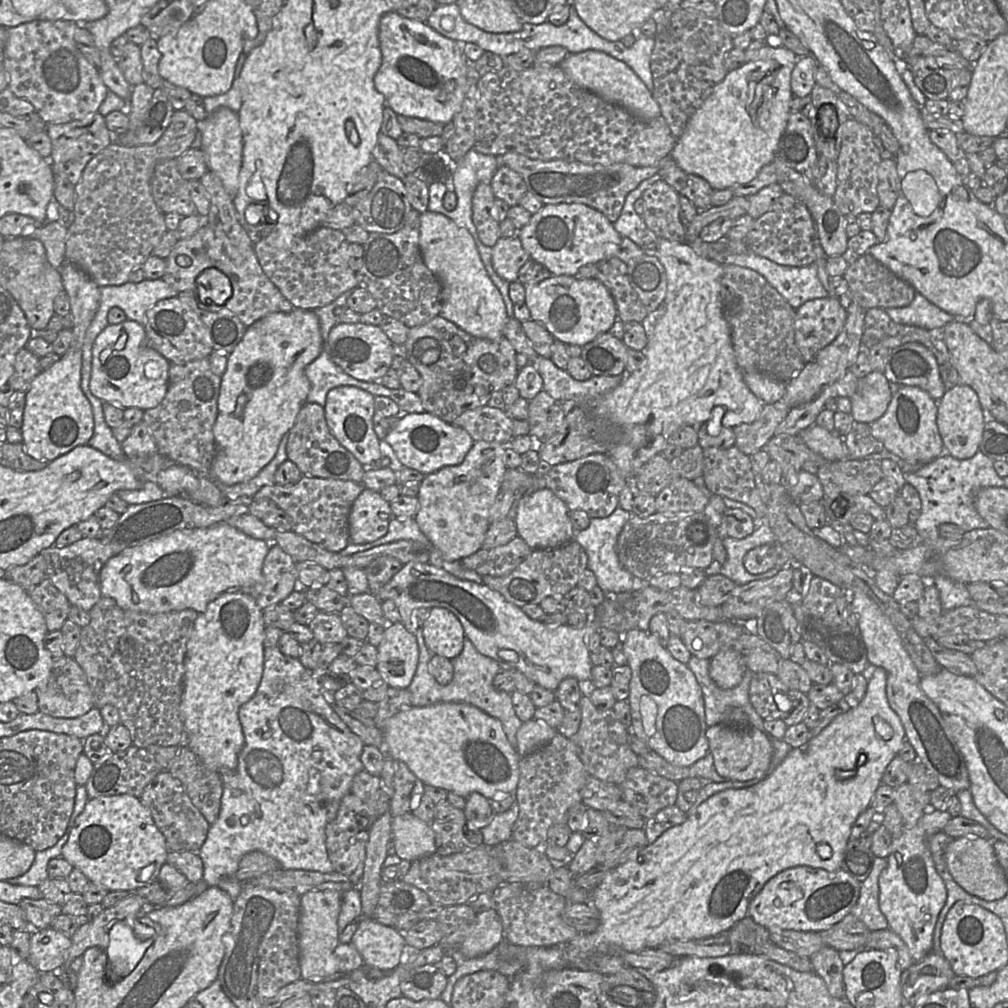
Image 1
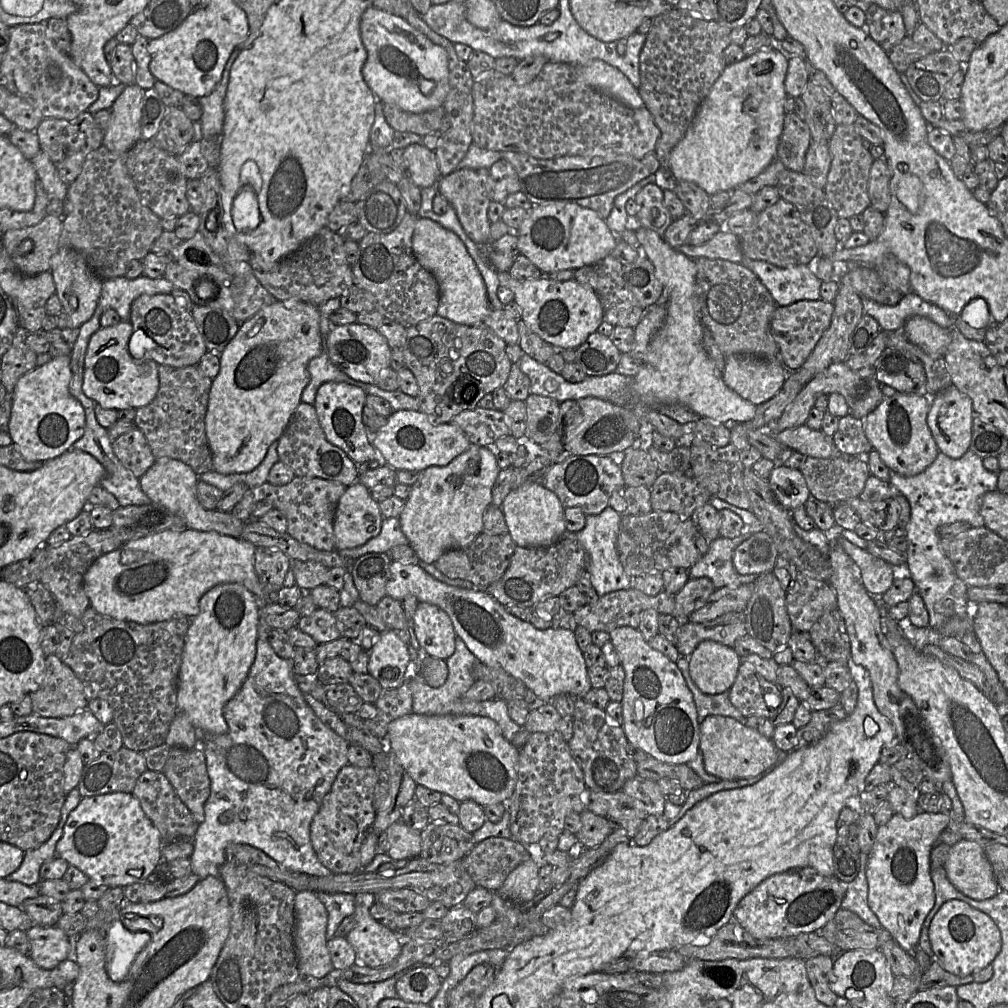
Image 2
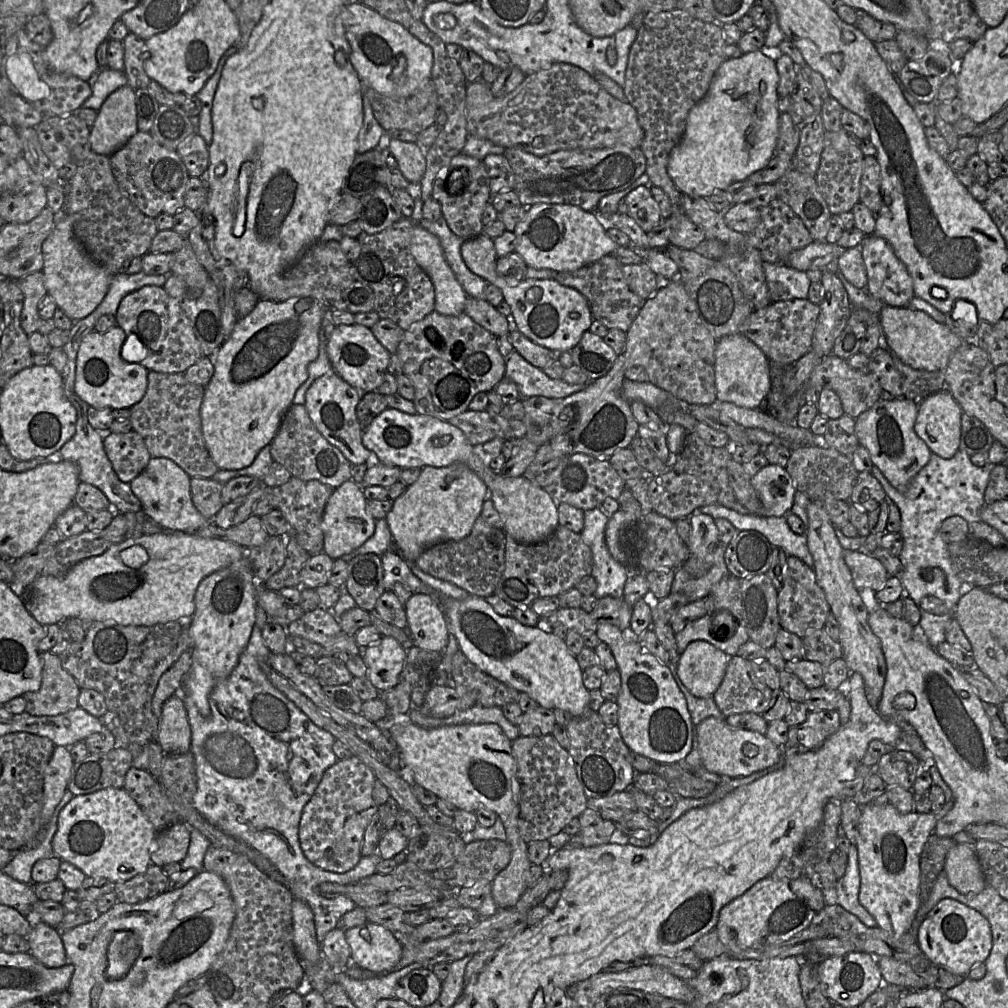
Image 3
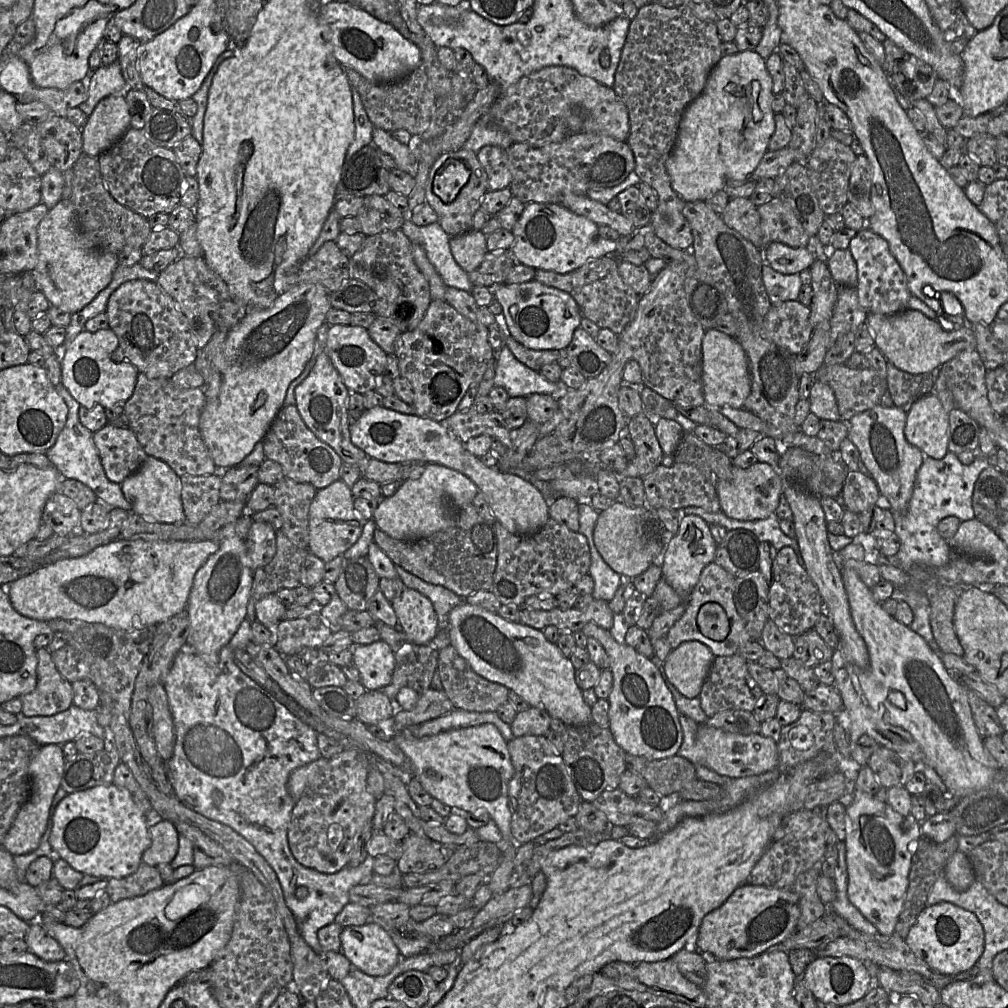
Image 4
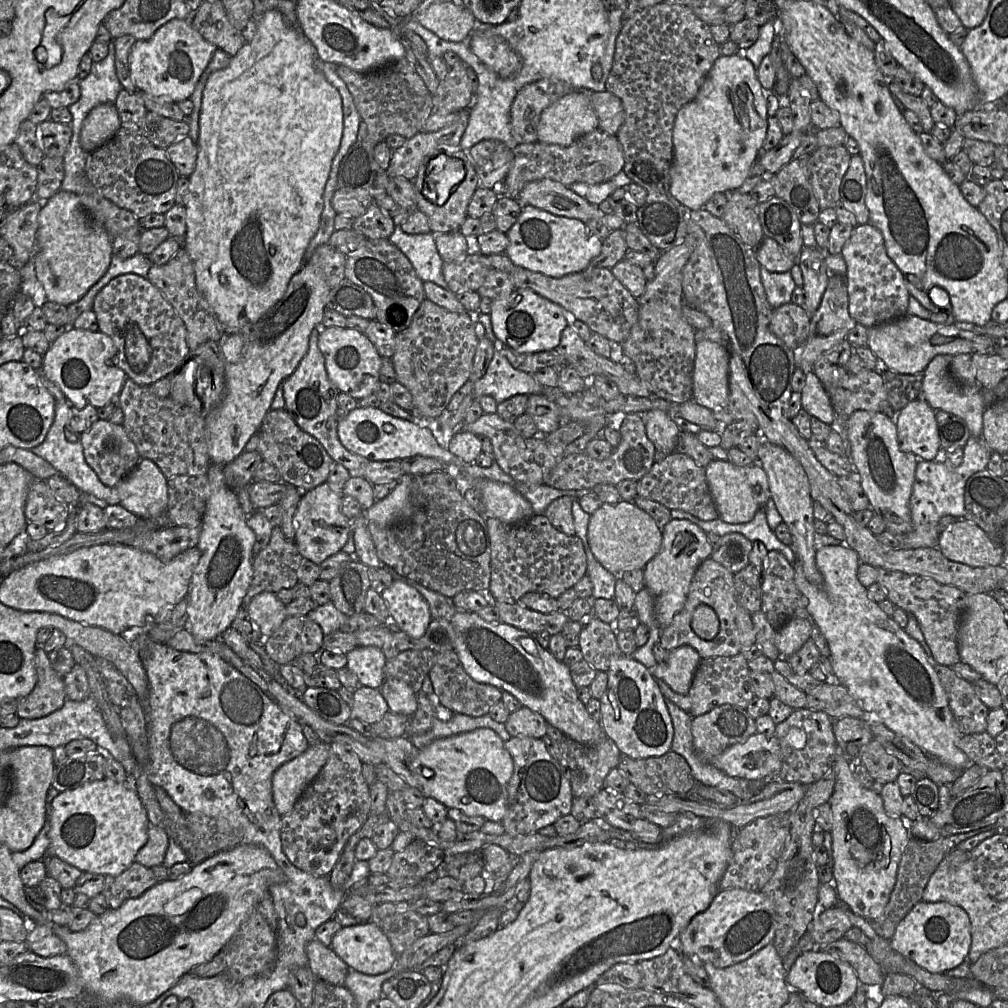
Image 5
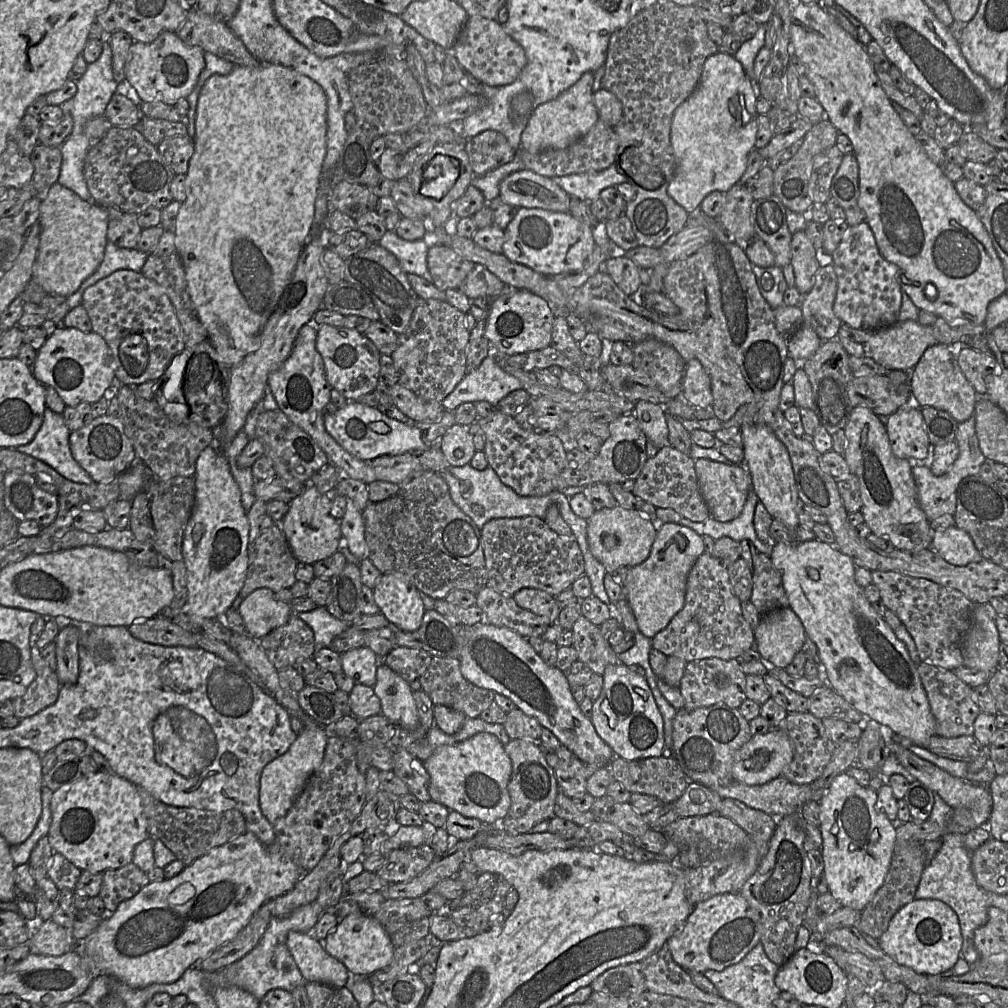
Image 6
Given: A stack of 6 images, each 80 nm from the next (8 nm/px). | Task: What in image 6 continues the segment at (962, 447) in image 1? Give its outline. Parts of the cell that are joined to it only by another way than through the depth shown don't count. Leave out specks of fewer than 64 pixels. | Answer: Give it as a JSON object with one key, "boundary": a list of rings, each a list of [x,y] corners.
{"boundary":[[[908,405],[900,408],[887,419],[880,417],[885,424],[892,453],[901,459],[926,459],[929,454],[929,437],[924,427],[921,407]]]}

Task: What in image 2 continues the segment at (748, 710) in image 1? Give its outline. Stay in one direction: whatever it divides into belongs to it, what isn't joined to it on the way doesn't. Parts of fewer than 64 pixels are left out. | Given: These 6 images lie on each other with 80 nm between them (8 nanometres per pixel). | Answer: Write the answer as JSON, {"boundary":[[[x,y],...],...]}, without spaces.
{"boundary":[[[682,655],[676,664],[681,670],[687,686],[693,695],[699,723],[701,723],[707,716],[713,715],[725,716],[737,721],[743,721],[745,716],[732,705],[729,700],[728,692],[717,695],[707,695],[698,689],[689,675],[688,657]]]}

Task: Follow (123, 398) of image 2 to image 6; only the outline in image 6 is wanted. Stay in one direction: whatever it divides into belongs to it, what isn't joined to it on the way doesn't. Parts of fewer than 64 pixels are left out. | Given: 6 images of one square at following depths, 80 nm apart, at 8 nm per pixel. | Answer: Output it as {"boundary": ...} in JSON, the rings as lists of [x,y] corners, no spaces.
{"boundary":[[[65,327],[47,337],[37,351],[31,371],[39,383],[54,388],[66,406],[75,407],[82,402],[97,402],[107,389],[120,389],[123,383],[116,378],[110,359],[109,347],[102,336]]]}

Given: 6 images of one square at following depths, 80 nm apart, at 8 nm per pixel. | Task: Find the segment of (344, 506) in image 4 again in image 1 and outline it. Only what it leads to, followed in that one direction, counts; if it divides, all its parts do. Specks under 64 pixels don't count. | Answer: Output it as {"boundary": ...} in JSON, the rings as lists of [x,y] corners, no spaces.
{"boundary":[[[364,489],[355,499],[348,516],[350,543],[366,544],[383,537],[394,517],[390,503],[379,492]]]}

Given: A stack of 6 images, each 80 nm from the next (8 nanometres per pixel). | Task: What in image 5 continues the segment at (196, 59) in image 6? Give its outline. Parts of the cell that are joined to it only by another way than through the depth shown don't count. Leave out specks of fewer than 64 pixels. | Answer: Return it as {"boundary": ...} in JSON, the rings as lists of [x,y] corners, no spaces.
{"boundary":[[[193,13],[187,19],[172,19],[150,39],[135,42],[130,54],[130,73],[138,91],[175,103],[191,97],[199,78],[218,49],[193,28],[192,18]]]}

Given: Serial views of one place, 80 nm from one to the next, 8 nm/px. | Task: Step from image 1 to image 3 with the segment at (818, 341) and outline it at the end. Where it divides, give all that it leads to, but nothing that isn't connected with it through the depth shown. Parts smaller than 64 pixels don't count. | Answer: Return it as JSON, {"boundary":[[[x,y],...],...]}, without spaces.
{"boundary":[[[792,299],[771,302],[767,307],[755,310],[740,326],[739,334],[758,345],[770,361],[788,367],[812,349],[813,335],[820,313],[820,306],[808,299]]]}

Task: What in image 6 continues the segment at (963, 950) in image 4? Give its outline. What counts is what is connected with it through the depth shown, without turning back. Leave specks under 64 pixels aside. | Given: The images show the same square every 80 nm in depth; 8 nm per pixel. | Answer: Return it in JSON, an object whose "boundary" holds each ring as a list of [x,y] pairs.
{"boundary":[[[933,899],[914,900],[902,907],[878,939],[878,946],[900,965],[926,976],[950,970],[961,957],[963,938],[956,913],[947,904]]]}

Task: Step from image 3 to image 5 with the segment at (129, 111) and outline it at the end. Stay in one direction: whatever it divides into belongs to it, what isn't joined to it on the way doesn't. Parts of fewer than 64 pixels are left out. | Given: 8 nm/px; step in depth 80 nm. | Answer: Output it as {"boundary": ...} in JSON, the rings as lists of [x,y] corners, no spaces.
{"boundary":[[[105,103],[94,107],[85,118],[80,131],[82,148],[91,153],[108,140],[122,126],[114,104]]]}

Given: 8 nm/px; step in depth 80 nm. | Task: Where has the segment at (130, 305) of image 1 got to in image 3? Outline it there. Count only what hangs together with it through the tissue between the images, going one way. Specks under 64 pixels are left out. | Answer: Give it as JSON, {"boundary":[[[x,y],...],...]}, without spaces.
{"boundary":[[[142,270],[135,274],[119,272],[112,276],[102,304],[95,310],[99,317],[104,314],[115,316],[118,306],[125,295],[147,285],[163,287],[167,275],[147,275]]]}

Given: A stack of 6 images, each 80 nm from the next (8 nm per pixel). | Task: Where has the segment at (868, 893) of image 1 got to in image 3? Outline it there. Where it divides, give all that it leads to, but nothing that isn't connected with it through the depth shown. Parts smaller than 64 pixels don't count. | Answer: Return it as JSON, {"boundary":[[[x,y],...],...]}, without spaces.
{"boundary":[[[839,826],[838,829],[836,850],[845,852],[848,856],[848,866],[843,877],[837,880],[835,887],[835,904],[855,915],[867,927],[877,927],[877,922],[874,917],[859,901],[860,873],[857,848],[856,844],[851,843],[846,837],[841,826]]]}

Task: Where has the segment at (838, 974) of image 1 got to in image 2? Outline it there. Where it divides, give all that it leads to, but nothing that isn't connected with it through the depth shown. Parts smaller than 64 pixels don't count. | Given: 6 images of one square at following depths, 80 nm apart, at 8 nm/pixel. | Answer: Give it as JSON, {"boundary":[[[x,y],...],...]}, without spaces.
{"boundary":[[[817,956],[805,962],[806,973],[816,999],[826,1006],[847,1006],[846,1000],[831,989],[831,976],[835,957]]]}

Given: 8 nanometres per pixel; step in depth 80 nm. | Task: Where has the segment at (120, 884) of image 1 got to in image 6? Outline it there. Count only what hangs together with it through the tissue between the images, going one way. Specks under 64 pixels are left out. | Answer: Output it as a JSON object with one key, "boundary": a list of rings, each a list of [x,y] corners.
{"boundary":[[[99,770],[54,791],[51,813],[51,825],[47,836],[53,853],[62,854],[81,871],[104,873],[121,868],[132,862],[135,847],[149,837],[138,787],[115,773]]]}

